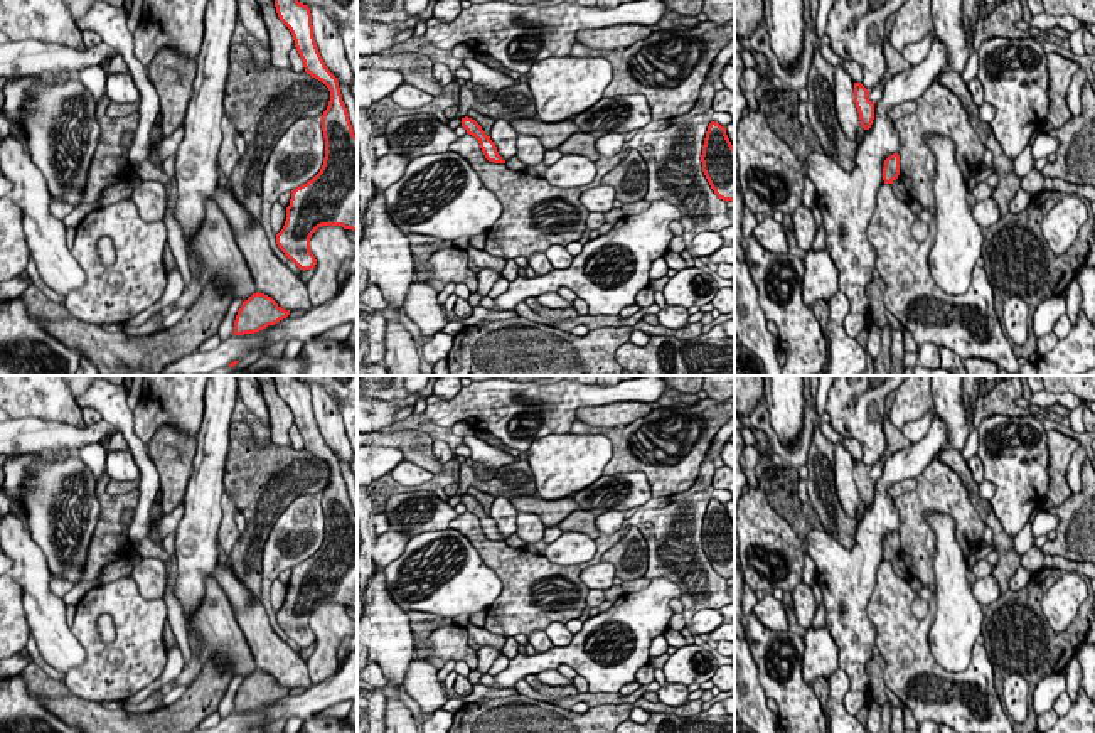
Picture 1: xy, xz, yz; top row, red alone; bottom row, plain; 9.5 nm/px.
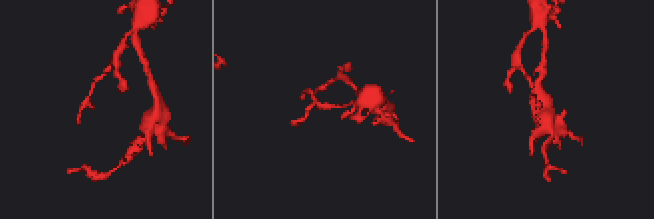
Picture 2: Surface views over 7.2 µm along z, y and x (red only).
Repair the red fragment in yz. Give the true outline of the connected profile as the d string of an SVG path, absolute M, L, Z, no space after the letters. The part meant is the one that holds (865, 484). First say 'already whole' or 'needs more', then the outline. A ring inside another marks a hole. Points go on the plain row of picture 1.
already whole; M854 460L854 480L864 507L869 507L874 497L874 480L868 475L868 472L869 468L861 460Z

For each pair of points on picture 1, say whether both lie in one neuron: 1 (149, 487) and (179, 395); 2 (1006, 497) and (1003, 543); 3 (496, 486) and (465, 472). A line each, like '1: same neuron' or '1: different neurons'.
1: different neurons
2: different neurons
3: same neuron

